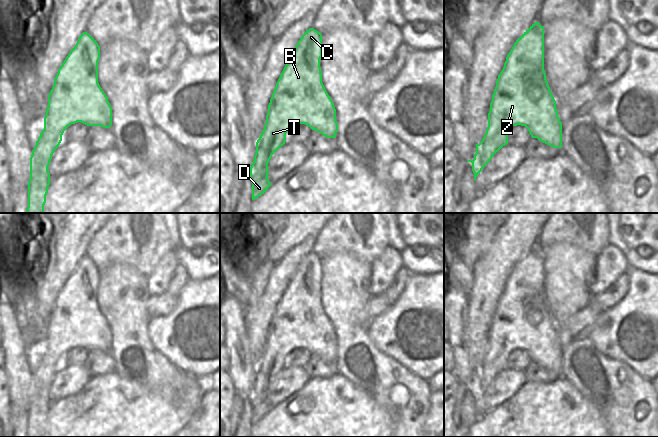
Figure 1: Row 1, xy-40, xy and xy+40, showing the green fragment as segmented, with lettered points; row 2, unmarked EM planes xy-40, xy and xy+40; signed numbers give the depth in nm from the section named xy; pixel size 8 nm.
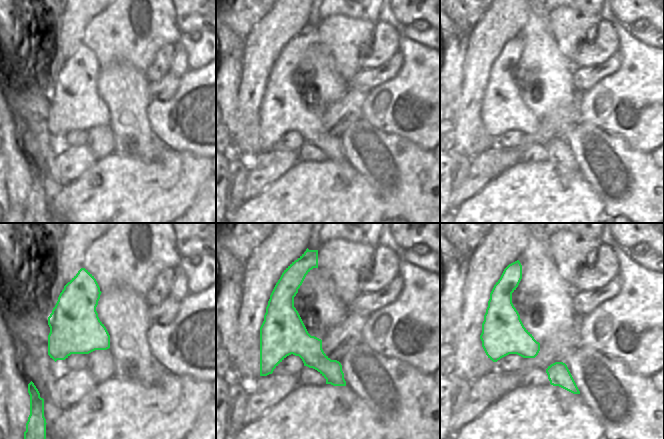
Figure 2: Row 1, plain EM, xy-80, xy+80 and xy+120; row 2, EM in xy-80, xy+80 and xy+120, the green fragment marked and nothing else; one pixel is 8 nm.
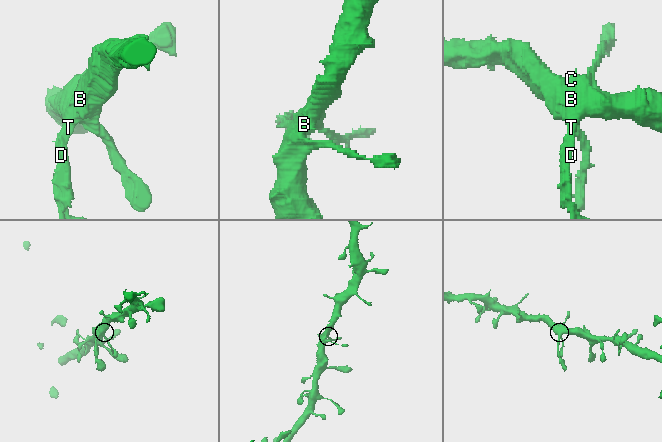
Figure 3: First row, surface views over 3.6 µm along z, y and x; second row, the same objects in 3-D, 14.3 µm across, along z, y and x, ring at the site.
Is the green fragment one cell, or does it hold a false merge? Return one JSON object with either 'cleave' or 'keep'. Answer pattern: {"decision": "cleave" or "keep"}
{"decision": "keep"}

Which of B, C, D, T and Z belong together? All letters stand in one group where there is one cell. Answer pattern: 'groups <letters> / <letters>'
groups B C D T Z

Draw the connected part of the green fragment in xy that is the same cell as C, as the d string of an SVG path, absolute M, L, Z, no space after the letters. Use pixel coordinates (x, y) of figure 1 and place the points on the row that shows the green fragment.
M313 28L304 32L272 93L264 129L256 142L256 153L250 167L252 200L264 194L272 185L268 179L268 163L272 155L285 144L286 133L295 124L305 124L327 138L336 138L336 109L323 83L320 67L322 34Z

